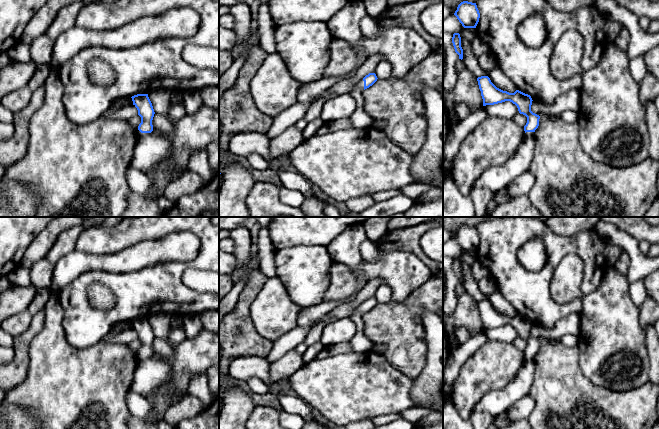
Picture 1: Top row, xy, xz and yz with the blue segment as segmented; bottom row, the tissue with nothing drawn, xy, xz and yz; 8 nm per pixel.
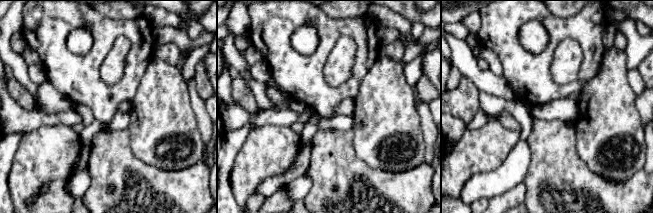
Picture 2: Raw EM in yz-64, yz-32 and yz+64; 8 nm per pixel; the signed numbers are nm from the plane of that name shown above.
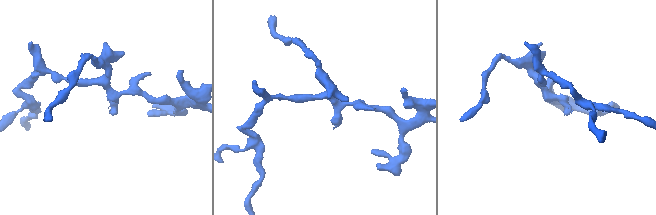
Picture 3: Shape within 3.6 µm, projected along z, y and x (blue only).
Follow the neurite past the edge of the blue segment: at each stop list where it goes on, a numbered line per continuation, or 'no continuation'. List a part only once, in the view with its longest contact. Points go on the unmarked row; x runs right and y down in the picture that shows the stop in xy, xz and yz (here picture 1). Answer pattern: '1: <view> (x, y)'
no continuation

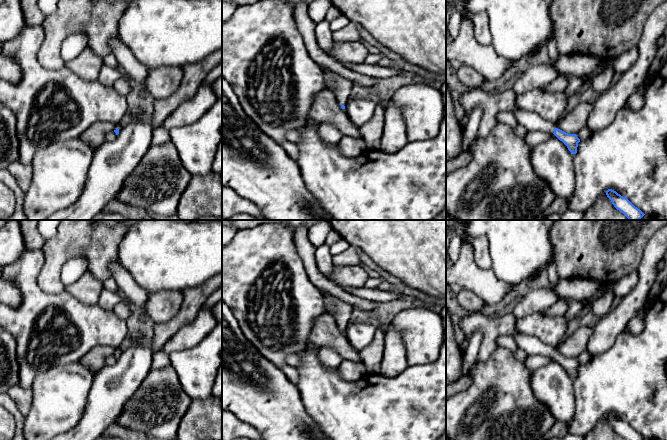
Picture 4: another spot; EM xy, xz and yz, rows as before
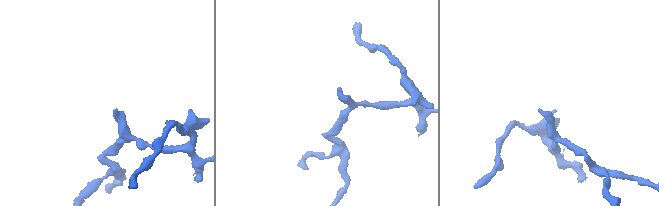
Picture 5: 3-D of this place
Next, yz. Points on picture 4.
1: yz (530, 344)

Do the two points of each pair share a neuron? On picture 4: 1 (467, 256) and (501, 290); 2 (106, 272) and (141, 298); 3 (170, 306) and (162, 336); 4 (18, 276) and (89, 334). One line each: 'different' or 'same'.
1: same
2: different
3: different
4: same

